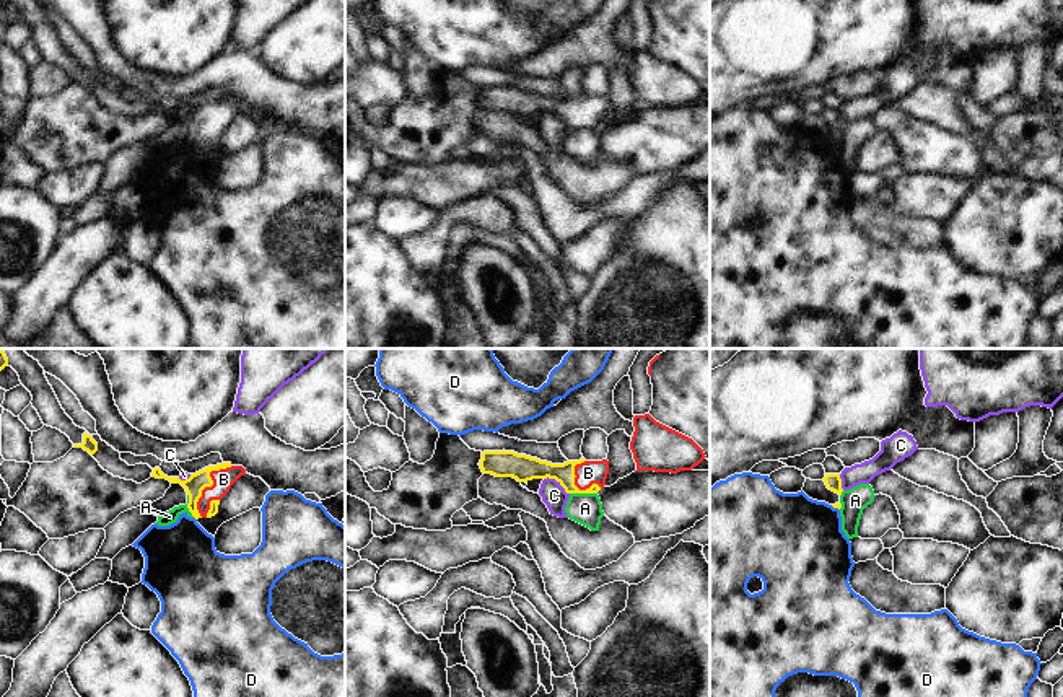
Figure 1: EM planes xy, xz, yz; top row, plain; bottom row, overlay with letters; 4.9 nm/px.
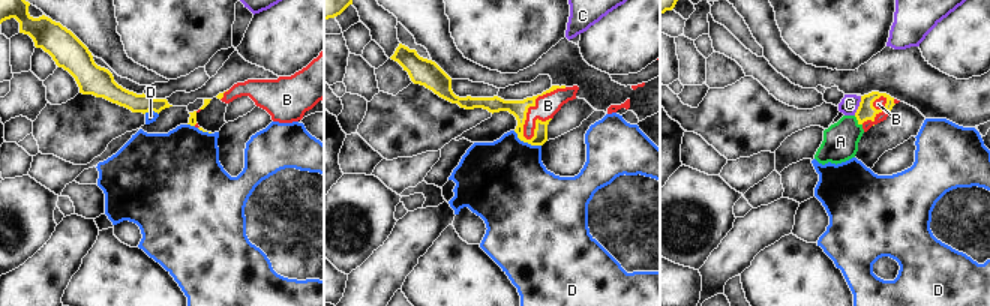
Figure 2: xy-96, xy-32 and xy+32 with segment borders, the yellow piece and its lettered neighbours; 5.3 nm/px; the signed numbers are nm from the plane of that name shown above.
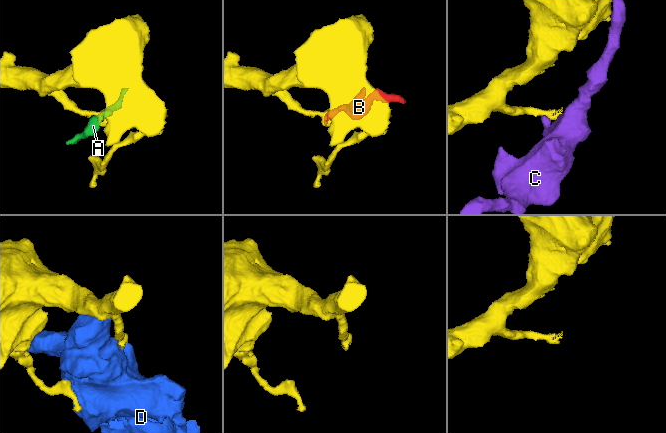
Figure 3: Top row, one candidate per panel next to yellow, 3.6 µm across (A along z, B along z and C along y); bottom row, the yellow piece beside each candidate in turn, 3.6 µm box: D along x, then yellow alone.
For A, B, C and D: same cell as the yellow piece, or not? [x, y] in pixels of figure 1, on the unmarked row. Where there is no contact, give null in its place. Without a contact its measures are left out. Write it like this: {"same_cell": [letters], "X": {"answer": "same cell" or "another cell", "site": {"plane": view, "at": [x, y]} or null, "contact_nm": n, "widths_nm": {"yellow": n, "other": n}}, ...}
{"same_cell": ["B"], "A": {"answer": "another cell", "site": {"plane": "xz", "at": [583, 127]}, "contact_nm": 140, "widths_nm": {"yellow": 100, "other": 160}}, "B": {"answer": "same cell", "site": {"plane": "xy", "at": [210, 121]}, "contact_nm": 300, "widths_nm": {"yellow": 90, "other": 100}}, "C": {"answer": "another cell", "site": {"plane": "xz", "at": [557, 116]}, "contact_nm": 150, "widths_nm": {"yellow": 130, "other": 120}}, "D": {"answer": "another cell", "site": {"plane": "yz", "at": [835, 142]}, "contact_nm": 50, "widths_nm": {"yellow": 30, "other": 440}}}

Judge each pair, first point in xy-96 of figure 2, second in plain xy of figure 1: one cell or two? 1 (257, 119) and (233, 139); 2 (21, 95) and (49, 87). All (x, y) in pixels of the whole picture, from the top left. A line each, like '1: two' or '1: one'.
1: two
2: two

